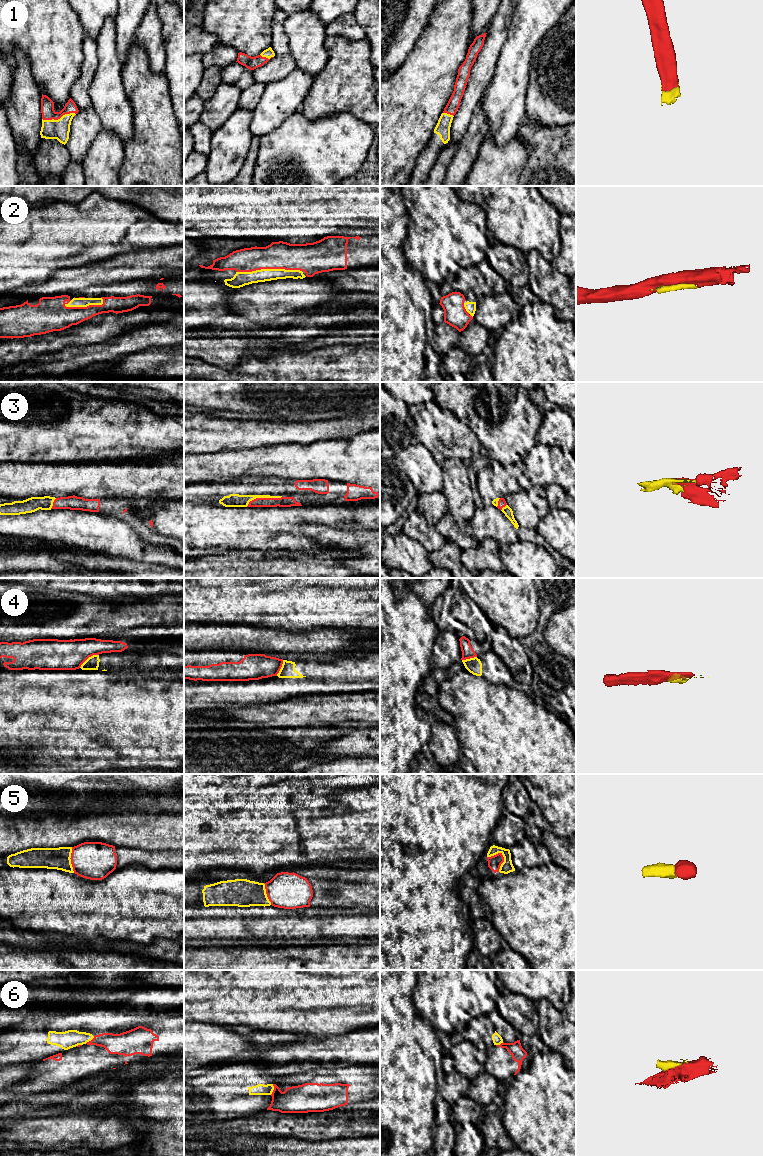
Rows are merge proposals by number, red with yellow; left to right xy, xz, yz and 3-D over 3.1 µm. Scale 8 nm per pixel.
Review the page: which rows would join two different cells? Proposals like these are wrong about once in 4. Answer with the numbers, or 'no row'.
4, 6

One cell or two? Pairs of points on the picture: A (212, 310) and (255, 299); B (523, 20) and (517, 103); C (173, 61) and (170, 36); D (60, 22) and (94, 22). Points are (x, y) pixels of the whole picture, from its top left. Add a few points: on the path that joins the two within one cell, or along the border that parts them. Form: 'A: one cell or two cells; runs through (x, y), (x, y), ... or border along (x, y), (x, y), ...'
A: two cells; border along (226, 302), (232, 312)
B: one cell; runs through (522, 41), (517, 51), (517, 82)
C: one cell; runs through (173, 55), (173, 42)
D: two cells; border along (73, 10), (77, 14), (85, 34)

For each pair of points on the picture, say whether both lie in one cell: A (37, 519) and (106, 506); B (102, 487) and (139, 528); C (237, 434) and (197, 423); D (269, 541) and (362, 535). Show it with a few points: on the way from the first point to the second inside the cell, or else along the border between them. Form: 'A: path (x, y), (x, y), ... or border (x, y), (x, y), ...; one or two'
A: path (54, 519), (65, 519), (75, 509), (89, 509); one
B: border (133, 498), (101, 497), (87, 499); two
C: path (227, 434), (213, 434), (207, 428); one
D: border (308, 533), (314, 539), (335, 547); two

